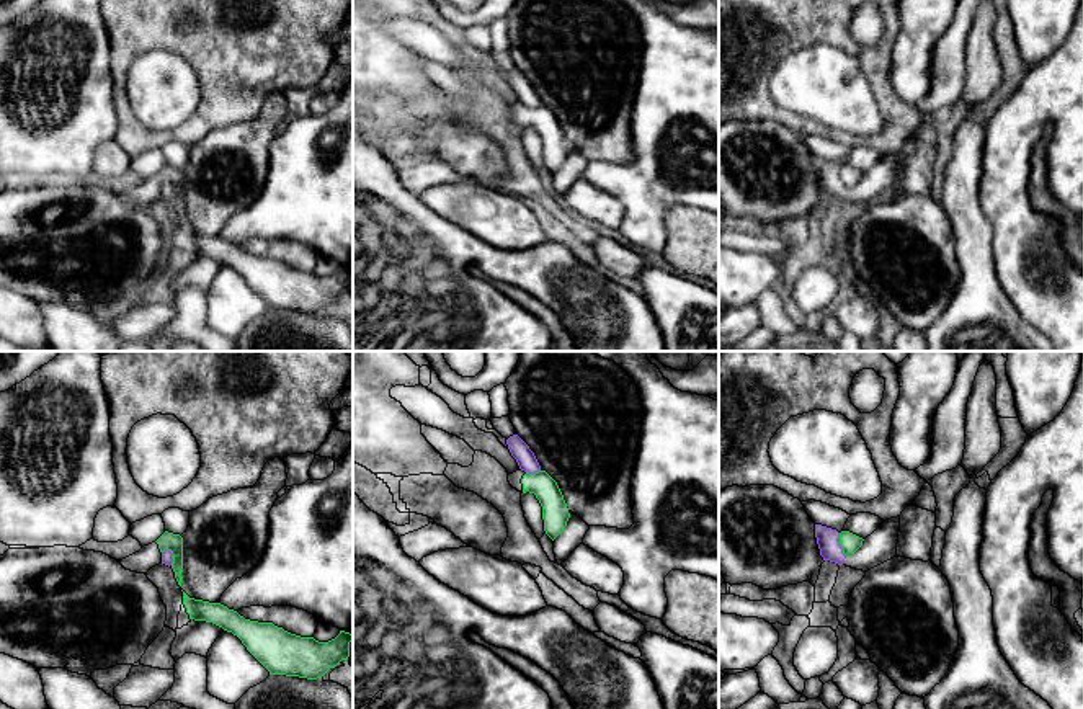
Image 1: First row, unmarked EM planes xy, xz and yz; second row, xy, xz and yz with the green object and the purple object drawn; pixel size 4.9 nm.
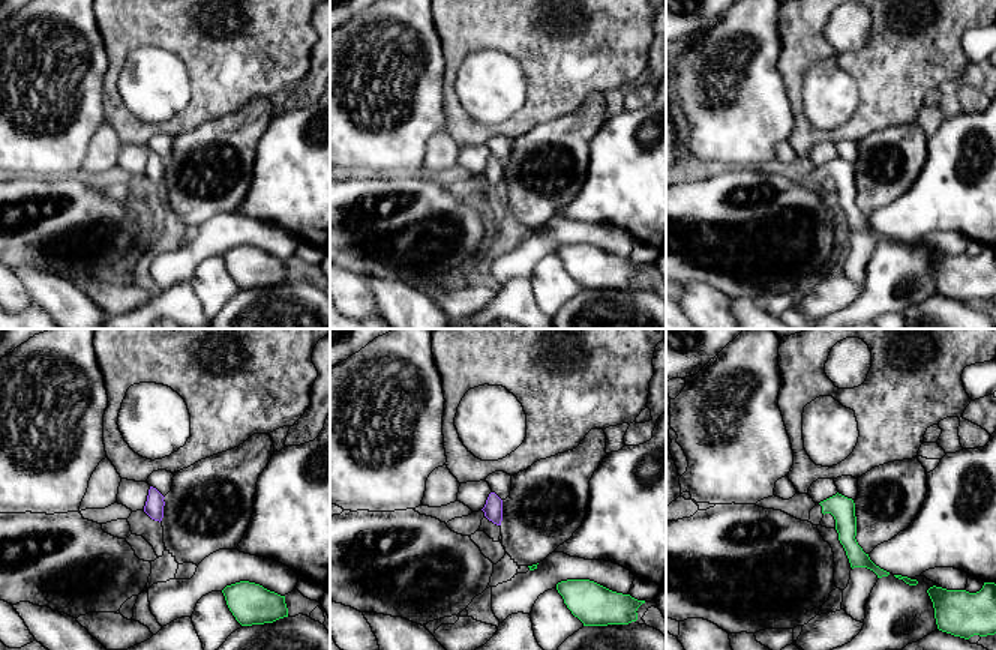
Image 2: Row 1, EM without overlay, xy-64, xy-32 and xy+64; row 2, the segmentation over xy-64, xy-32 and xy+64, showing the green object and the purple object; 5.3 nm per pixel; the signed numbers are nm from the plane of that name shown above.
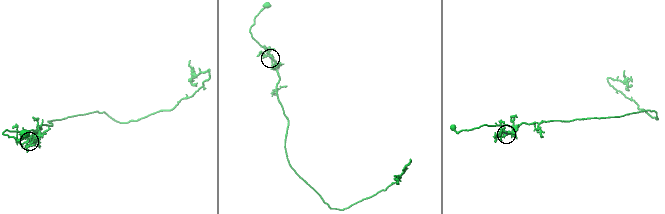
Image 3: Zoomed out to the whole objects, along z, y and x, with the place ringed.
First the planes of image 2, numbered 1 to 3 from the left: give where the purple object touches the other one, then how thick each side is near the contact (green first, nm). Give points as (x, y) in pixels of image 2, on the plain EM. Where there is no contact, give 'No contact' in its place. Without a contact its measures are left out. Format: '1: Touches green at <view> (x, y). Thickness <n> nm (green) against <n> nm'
1: No contact
2: No contact
3: No contact

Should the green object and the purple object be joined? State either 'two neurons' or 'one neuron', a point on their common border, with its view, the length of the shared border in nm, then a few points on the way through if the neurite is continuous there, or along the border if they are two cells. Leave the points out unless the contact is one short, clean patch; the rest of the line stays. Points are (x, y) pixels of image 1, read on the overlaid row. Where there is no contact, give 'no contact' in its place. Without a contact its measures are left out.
two neurons | yz (840, 544) | 130 nm | along yz (838, 533), (838, 543), (846, 556)

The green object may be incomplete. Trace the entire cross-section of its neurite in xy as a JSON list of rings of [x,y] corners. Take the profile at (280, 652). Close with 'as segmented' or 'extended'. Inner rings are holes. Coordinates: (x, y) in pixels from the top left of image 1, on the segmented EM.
[[[185,591],[183,604],[189,619],[212,622],[237,635],[270,675],[317,680],[350,657],[353,634],[345,631],[328,642],[319,642],[291,634],[273,622],[245,619],[221,603],[194,600]]] | as segmented

